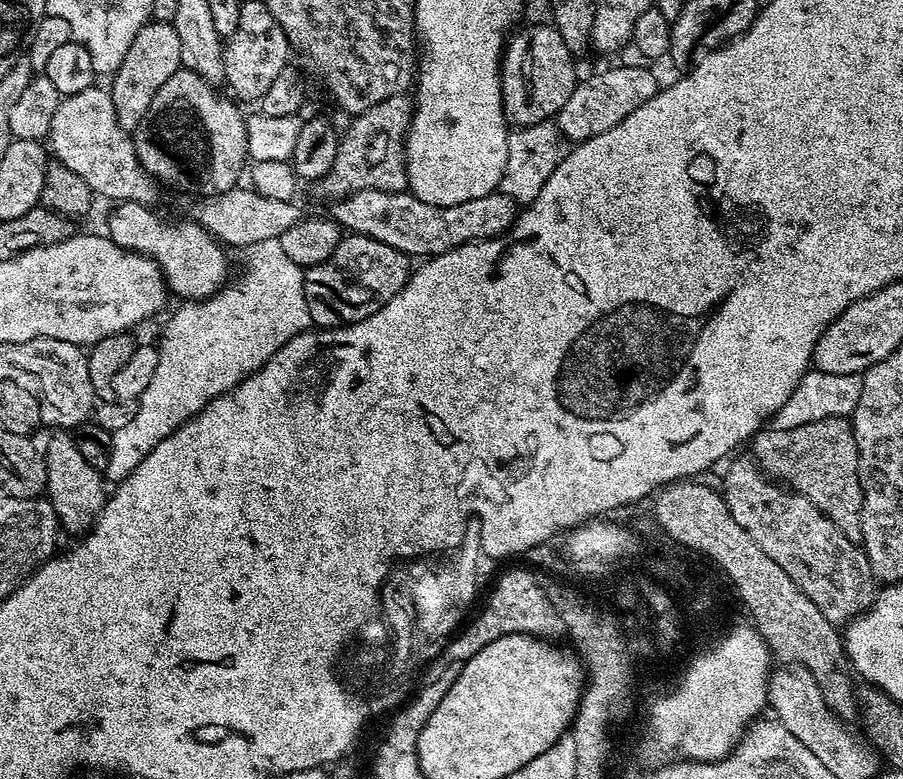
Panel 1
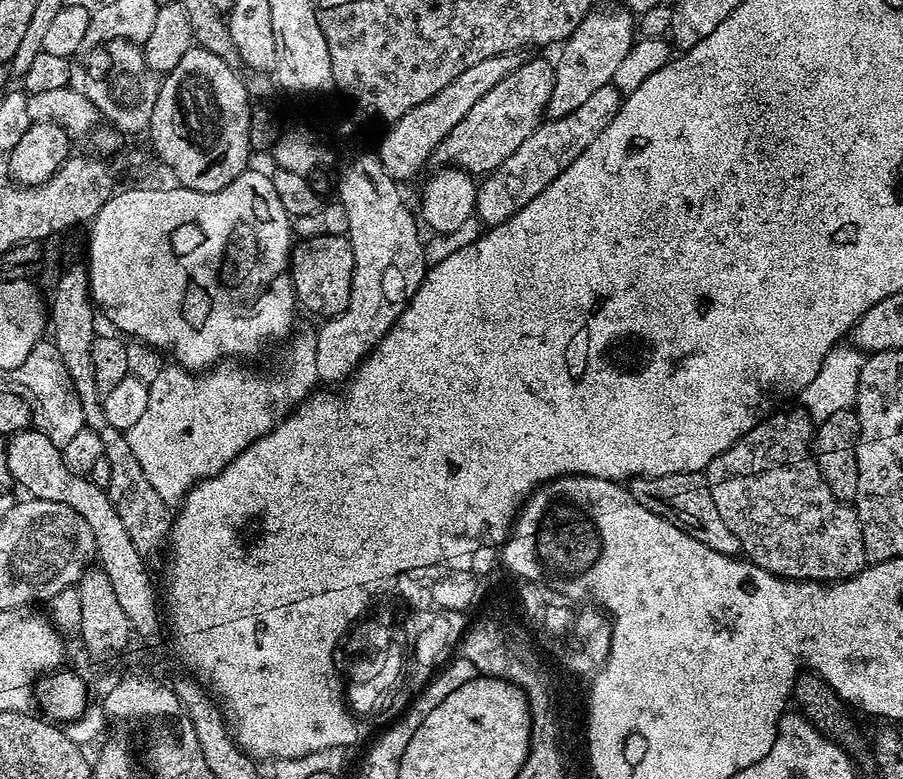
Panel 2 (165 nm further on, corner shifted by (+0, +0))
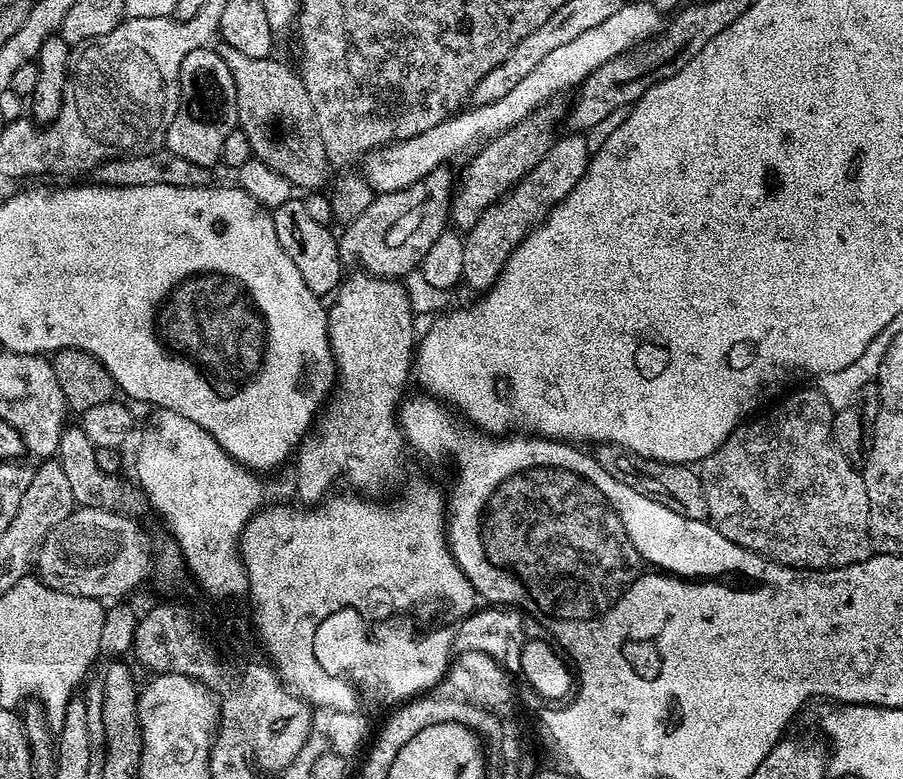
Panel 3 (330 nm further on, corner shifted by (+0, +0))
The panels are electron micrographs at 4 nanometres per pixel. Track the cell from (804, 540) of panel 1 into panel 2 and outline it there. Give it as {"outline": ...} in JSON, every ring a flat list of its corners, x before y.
{"outline":[[803,410,796,412,776,412,765,415,757,422,745,436,738,438,730,450,718,454,708,463,706,475,710,494,714,497,714,506,718,506,718,514,730,526,730,531,738,537,740,551,747,559,756,564,759,568,764,568,767,572,772,572,776,576,783,576,786,580,819,580,821,582,835,582,838,580,849,580,851,576,856,576,869,563,868,555,864,549,864,539,862,538,862,526,856,513,855,507,851,503,837,498,830,490,830,486,822,478,822,470,818,470,818,462,812,457,811,442,814,435,814,425,808,413]]}

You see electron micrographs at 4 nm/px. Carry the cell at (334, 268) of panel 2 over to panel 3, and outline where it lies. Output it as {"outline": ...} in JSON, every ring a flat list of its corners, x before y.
{"outline":[[300,198,287,200,282,206,274,209,272,221,274,234,278,234,278,242,282,250,286,250,290,262,294,262,298,274,302,274,302,282,310,286,315,296,331,297,339,289,346,272,345,265,340,262,340,246,334,232,332,236,333,229,320,222,314,222,310,213,306,211,303,199]]}

